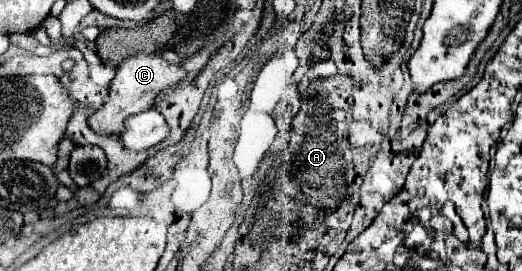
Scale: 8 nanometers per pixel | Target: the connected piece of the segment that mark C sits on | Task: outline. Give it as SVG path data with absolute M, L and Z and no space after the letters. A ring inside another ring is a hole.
M134 54L134 56L128 56L116 70L116 76L114 76L114 80L110 84L108 102L104 102L102 108L98 108L88 118L88 126L98 134L118 134L118 130L122 128L124 118L128 118L130 114L138 114L142 110L148 110L158 92L172 86L172 82L180 82L182 78L186 78L186 72L180 66L166 62L158 54Z

